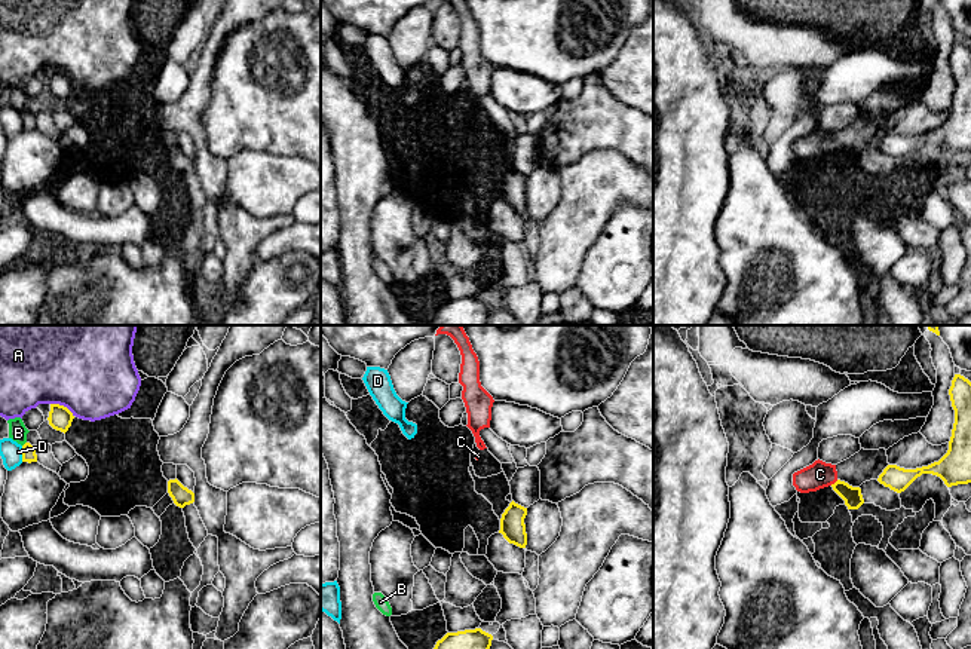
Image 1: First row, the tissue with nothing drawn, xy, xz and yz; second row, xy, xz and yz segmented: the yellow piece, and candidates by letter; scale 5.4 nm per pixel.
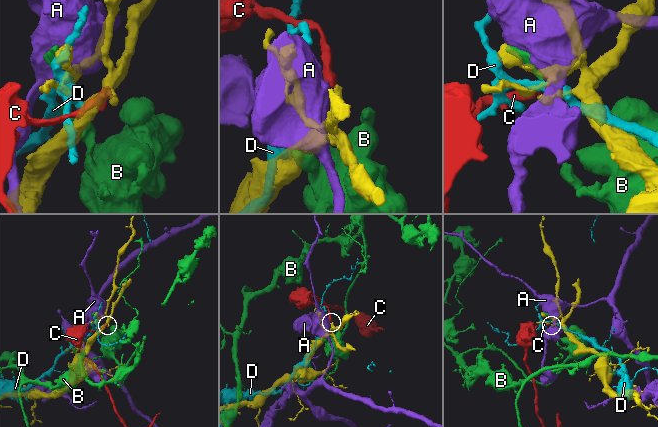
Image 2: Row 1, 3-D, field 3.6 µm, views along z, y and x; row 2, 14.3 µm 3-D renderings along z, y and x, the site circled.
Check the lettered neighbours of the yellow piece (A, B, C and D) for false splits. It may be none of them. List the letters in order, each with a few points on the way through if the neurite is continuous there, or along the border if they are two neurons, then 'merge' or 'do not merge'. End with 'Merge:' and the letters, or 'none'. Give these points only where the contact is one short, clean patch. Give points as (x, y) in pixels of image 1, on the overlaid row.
A: do not merge
B: do not merge
C: border yz (838, 480), (830, 484); do not merge
D: do not merge
Merge: none

